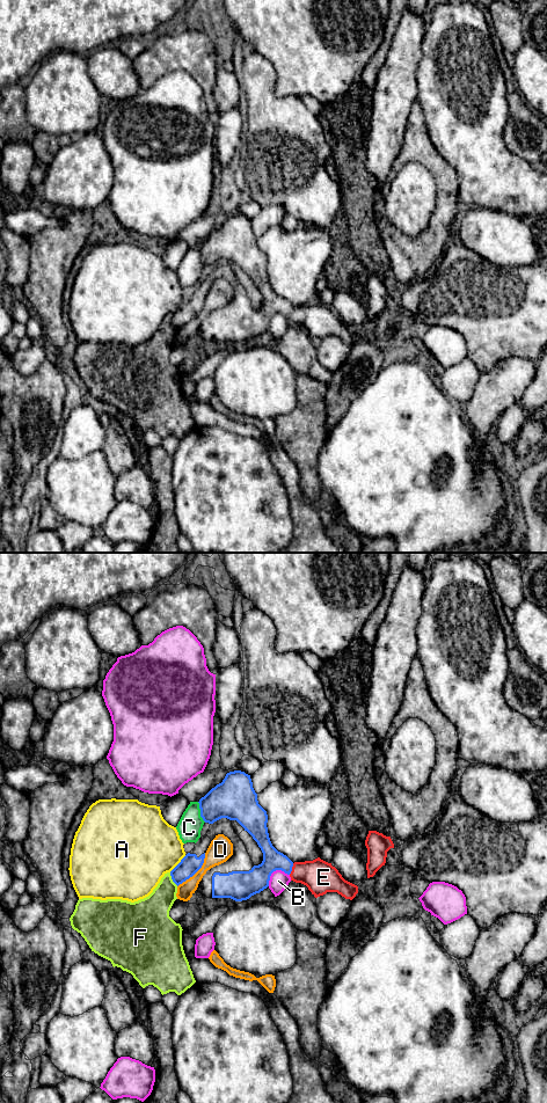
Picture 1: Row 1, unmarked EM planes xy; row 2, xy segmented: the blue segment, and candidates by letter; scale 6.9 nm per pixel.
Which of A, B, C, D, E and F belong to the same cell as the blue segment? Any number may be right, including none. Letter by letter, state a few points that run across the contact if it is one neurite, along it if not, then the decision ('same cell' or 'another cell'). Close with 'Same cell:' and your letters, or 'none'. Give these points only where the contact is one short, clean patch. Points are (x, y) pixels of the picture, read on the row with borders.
A: another cell
B: another cell
C: another cell
D: another cell
E: line xy (257, 878), (270, 866), (291, 869), (311, 873), (320, 877); same cell
F: another cell
Same cell: E

